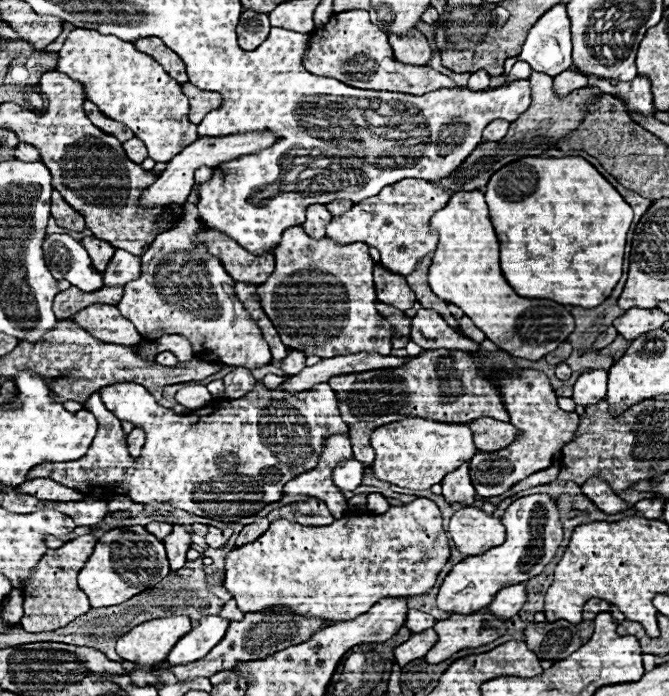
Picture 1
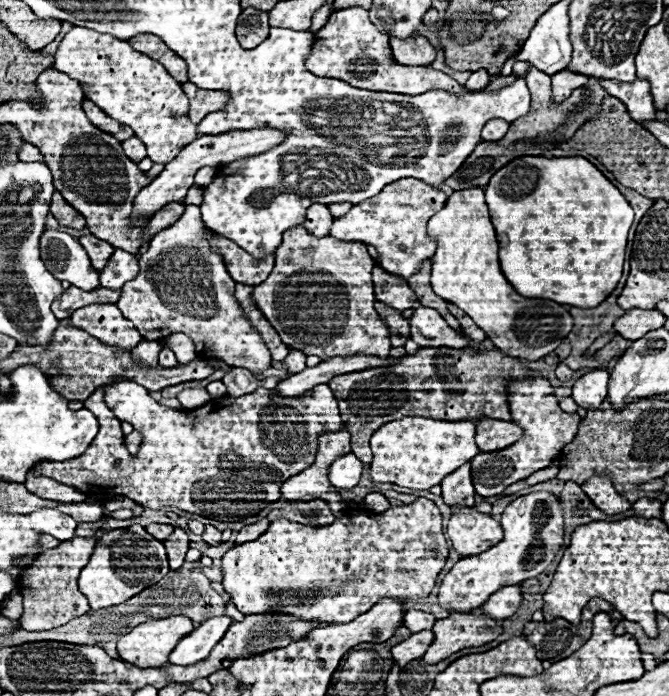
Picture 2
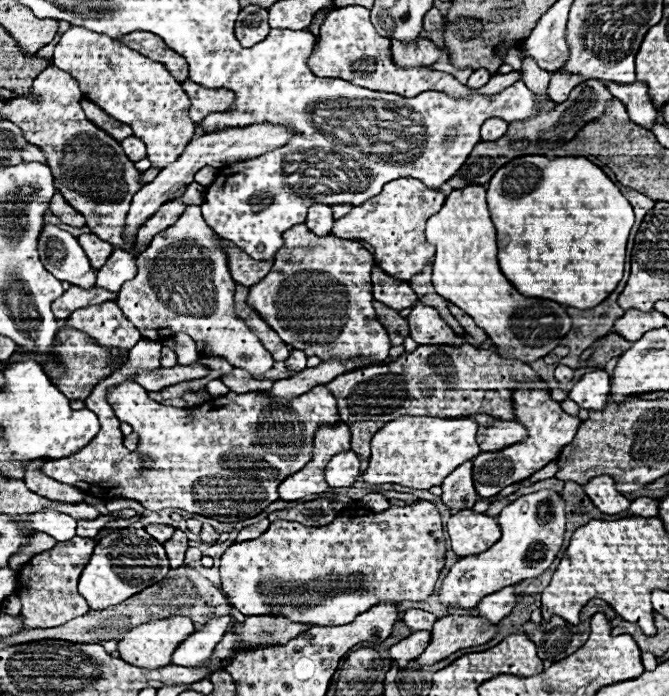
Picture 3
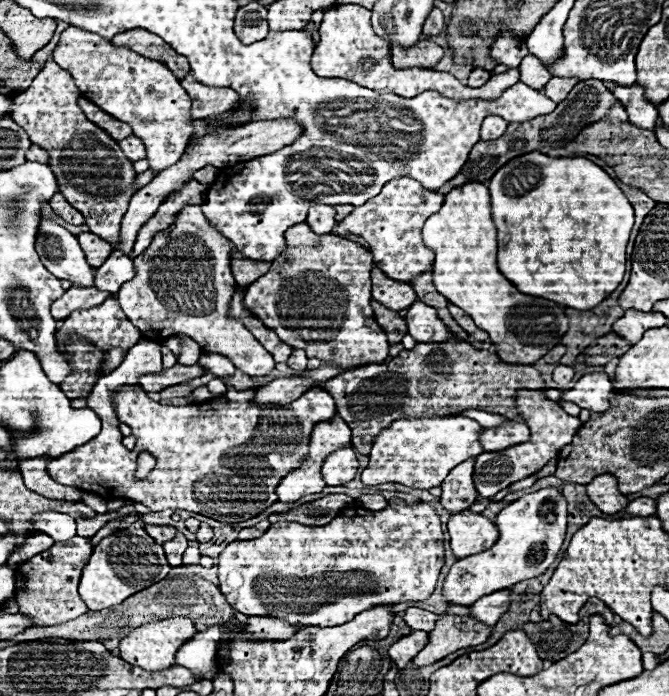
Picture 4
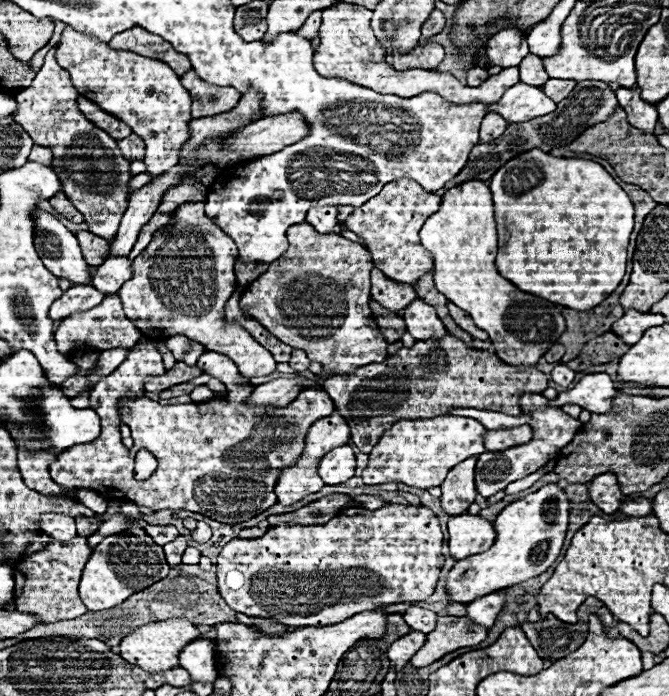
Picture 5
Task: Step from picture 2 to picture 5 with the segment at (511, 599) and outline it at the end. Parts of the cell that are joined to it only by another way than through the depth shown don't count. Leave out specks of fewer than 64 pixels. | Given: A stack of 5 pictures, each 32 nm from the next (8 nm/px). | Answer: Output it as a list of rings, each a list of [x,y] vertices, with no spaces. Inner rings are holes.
[[[492,592],[492,594],[486,594],[478,600],[474,600],[466,608],[468,608],[468,618],[472,618],[474,622],[478,622],[482,626],[492,628],[504,606],[506,606],[504,592]]]

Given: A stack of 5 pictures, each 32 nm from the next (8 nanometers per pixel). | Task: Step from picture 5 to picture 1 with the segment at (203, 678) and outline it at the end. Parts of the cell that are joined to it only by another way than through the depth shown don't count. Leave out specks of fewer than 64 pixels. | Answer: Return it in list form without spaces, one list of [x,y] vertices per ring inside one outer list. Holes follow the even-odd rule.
[[[218,615],[204,616],[198,626],[194,626],[188,634],[184,634],[184,638],[180,638],[180,642],[176,642],[166,660],[172,666],[178,666],[204,658],[204,654],[208,654],[216,642],[224,638],[229,622]]]

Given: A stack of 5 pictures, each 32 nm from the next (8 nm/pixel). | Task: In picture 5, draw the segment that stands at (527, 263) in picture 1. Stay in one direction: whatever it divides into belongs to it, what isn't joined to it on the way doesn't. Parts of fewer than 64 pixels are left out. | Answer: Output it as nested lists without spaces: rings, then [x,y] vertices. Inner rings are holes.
[[[532,150],[506,162],[492,176],[490,190],[498,226],[496,268],[518,290],[586,312],[618,288],[626,270],[634,204],[600,164],[584,158],[556,158],[542,150]]]

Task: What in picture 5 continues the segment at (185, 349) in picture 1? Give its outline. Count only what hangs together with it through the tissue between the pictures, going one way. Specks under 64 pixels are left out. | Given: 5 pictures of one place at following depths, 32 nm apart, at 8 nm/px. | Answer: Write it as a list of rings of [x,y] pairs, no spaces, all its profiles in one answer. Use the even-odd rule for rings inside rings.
[[[192,342],[192,344],[188,346],[188,350],[186,350],[186,354],[184,354],[182,362],[184,362],[184,364],[190,364],[190,366],[194,366],[194,364],[198,362],[200,354],[204,354],[204,346],[200,346],[200,344]]]

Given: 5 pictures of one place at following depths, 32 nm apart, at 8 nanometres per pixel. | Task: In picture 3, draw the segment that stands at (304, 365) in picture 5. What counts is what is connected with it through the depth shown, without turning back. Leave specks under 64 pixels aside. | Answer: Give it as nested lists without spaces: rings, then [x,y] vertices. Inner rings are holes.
[[[292,350],[292,354],[286,358],[286,368],[294,370],[294,372],[300,372],[306,368],[306,354],[302,350]]]

